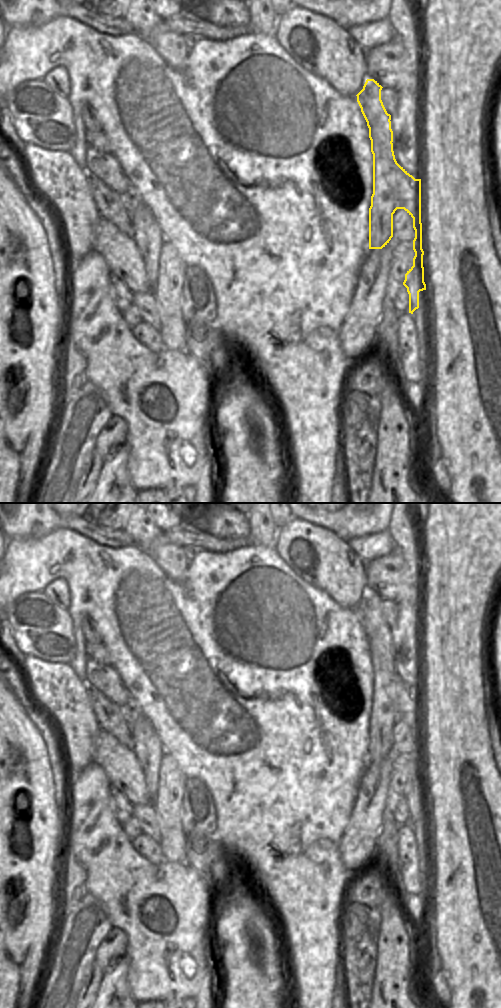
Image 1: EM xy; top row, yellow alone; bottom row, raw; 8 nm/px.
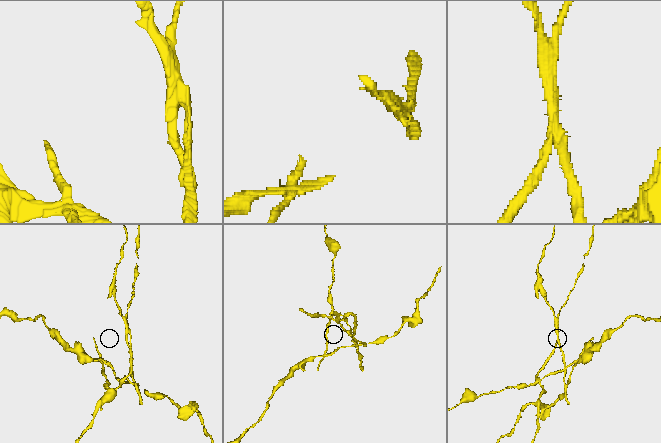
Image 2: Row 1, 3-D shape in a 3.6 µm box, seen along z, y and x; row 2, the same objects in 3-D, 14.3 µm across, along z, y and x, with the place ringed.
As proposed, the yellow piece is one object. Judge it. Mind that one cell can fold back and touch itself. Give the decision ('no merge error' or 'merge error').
merge error

